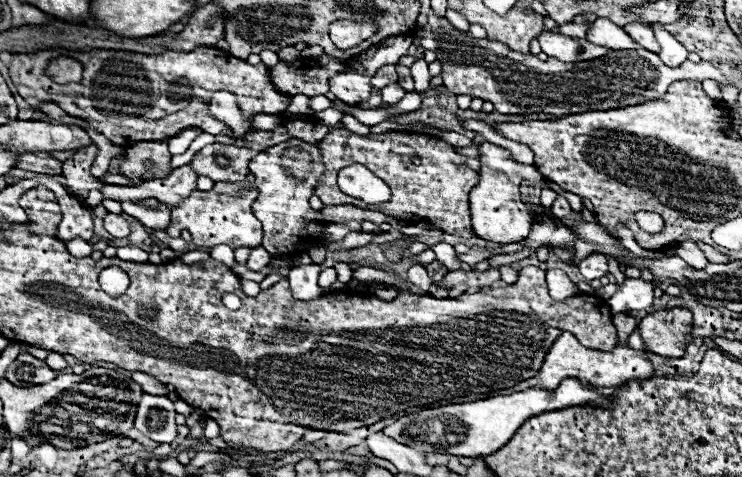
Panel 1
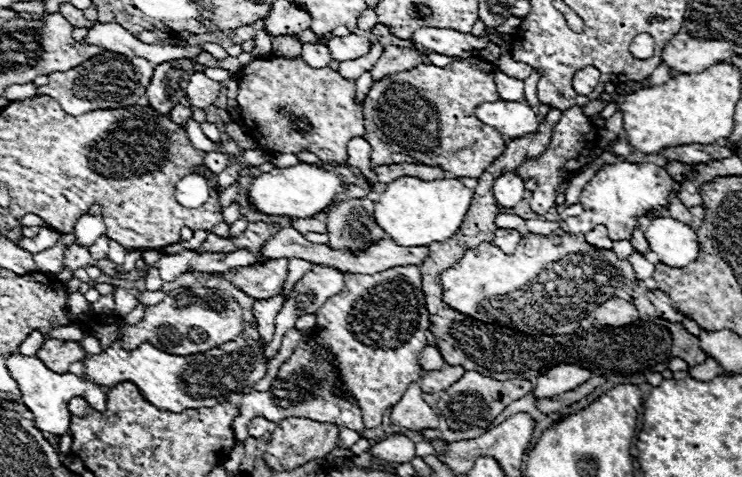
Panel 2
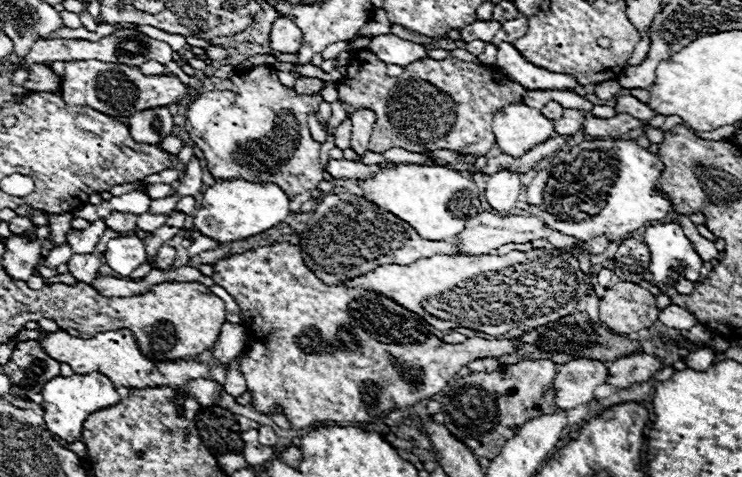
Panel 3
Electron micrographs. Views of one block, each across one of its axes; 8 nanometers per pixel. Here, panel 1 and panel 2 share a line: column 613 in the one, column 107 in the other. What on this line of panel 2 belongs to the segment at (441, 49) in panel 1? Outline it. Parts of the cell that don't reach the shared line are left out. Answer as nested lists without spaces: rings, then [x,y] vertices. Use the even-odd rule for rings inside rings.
[[[102,52],[90,60],[86,60],[84,64],[80,64],[78,68],[72,68],[70,72],[54,72],[54,76],[50,76],[50,82],[42,88],[38,88],[38,94],[48,94],[54,100],[58,100],[58,104],[62,106],[62,110],[70,116],[80,116],[92,110],[110,110],[110,108],[128,108],[128,106],[136,106],[142,102],[144,94],[146,94],[146,86],[152,80],[152,64],[148,60],[142,58],[128,58],[124,54],[118,52]]]

